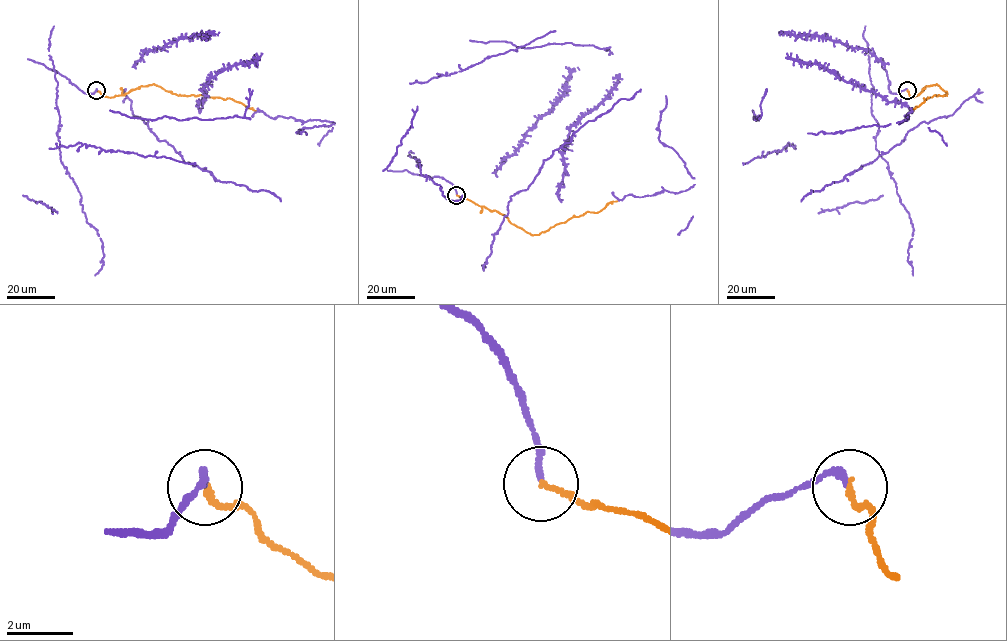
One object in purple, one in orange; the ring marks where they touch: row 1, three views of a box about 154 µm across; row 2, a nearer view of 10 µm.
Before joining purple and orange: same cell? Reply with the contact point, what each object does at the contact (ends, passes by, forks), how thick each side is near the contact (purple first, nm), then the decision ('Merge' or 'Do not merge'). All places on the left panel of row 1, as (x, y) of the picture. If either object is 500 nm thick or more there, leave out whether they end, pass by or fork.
Place: (96, 90). At the ring purple ends. At the ring orange ends. Thickness 180 nm (purple) against 160 nm. Merge

